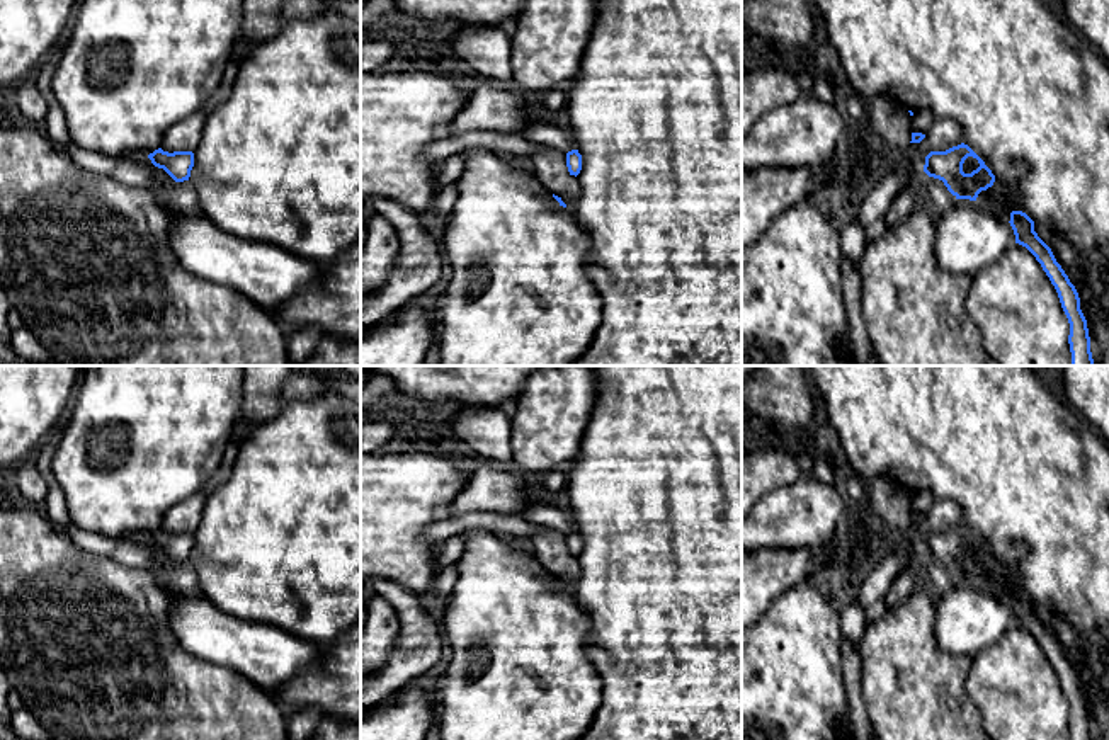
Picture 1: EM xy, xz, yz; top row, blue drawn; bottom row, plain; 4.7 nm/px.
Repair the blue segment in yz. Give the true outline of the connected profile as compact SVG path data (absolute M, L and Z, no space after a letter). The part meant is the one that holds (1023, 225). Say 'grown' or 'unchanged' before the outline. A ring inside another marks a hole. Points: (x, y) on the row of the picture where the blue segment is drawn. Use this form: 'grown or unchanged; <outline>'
unchanged; M1012 211L1009 223L1014 230L1015 243L1026 247L1036 257L1058 293L1070 323L1068 344L1072 366L1094 366L1087 320L1080 310L1080 298L1075 286L1056 262L1051 248L1038 236L1034 221L1026 213Z

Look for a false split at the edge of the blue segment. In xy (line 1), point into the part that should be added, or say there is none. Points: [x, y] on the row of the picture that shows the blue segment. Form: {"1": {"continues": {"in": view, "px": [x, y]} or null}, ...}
{"1": {"continues": null}}

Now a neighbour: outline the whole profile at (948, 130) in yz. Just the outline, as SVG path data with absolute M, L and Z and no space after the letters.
M936 119L920 143L910 143L888 163L883 177L867 185L856 219L867 228L884 216L895 197L913 180L920 179L925 157L946 151L963 143L961 126L953 119Z

